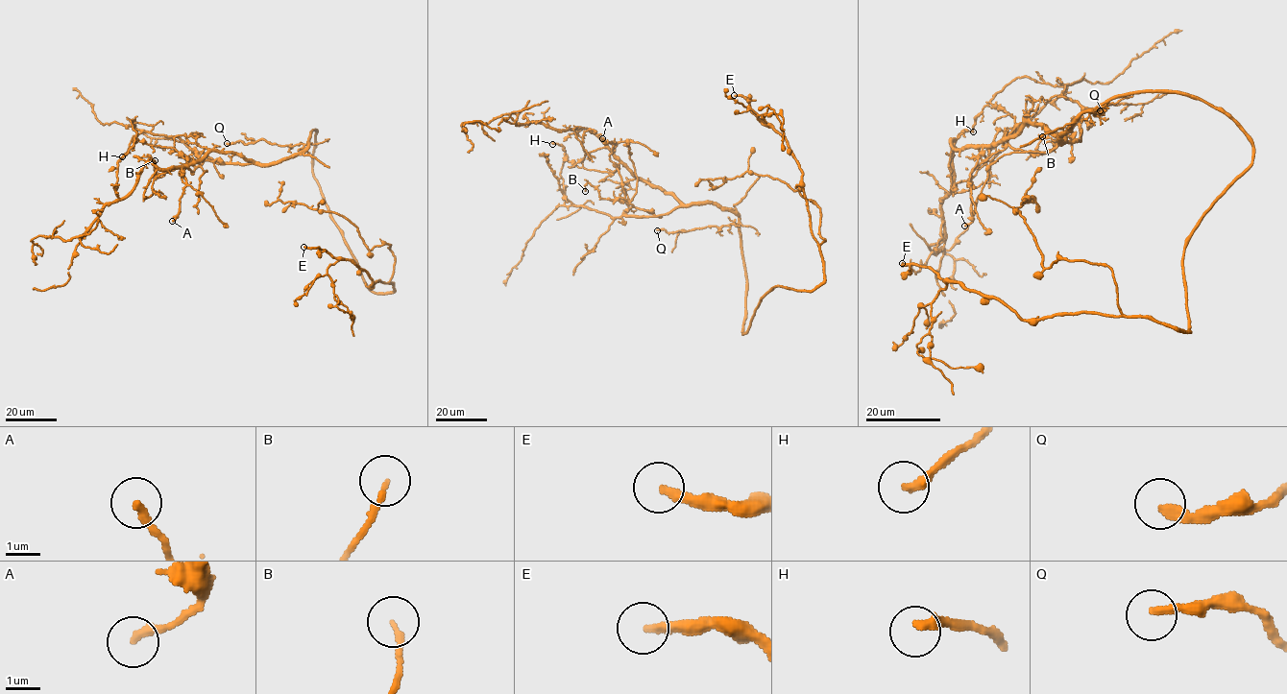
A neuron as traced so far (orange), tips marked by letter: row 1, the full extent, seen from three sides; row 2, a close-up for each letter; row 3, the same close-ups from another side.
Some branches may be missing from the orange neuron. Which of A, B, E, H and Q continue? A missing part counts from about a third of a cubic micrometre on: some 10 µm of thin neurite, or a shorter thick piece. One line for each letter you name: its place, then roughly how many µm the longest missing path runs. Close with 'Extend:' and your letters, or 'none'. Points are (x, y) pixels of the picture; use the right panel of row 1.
H: Place: (973, 131). Missing length about 15 µm
Q: Place: (1100, 110). Missing length about 30 µm
Extend: H, Q

